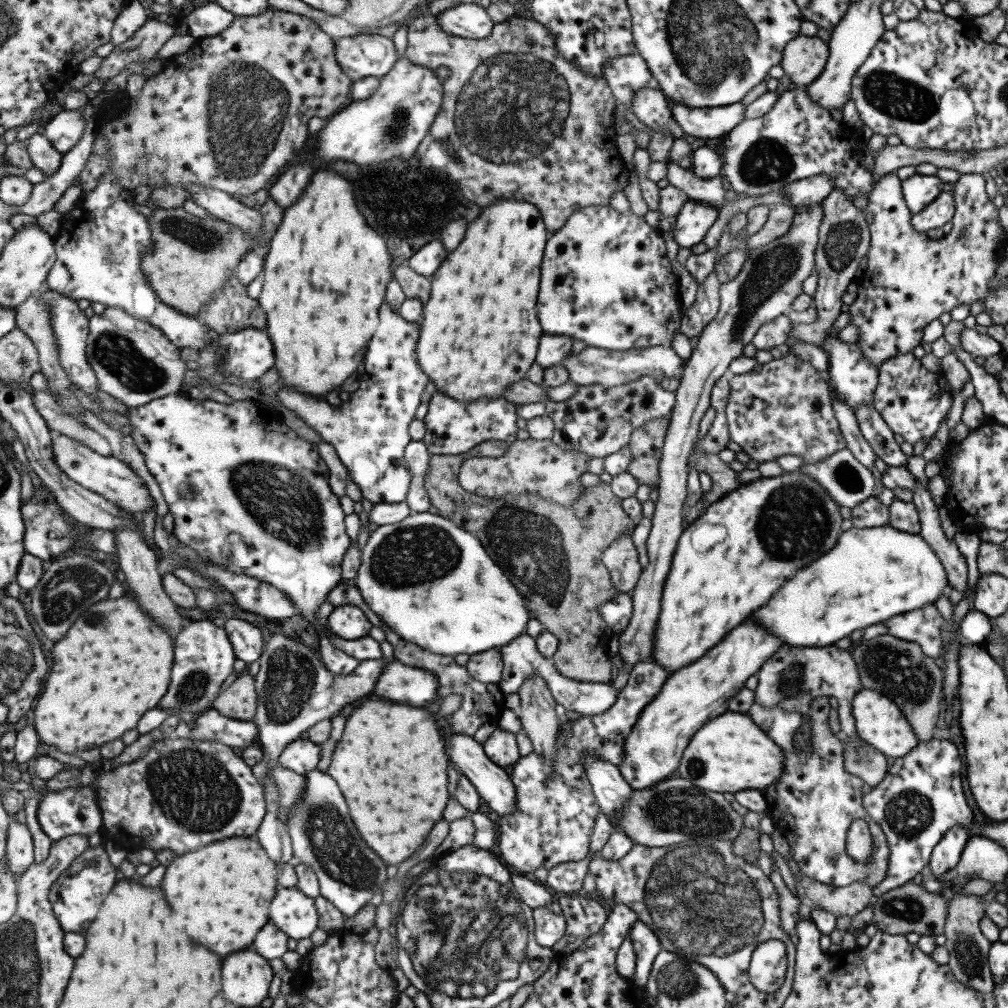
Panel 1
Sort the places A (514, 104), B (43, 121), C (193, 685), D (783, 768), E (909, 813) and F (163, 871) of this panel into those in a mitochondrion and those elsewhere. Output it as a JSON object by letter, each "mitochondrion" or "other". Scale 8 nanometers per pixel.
{"A":"mitochondrion","B":"other","C":"mitochondrion","D":"other","E":"mitochondrion","F":"other"}

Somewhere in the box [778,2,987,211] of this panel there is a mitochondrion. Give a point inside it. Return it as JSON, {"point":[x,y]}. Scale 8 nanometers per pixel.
{"point":[894,95]}

